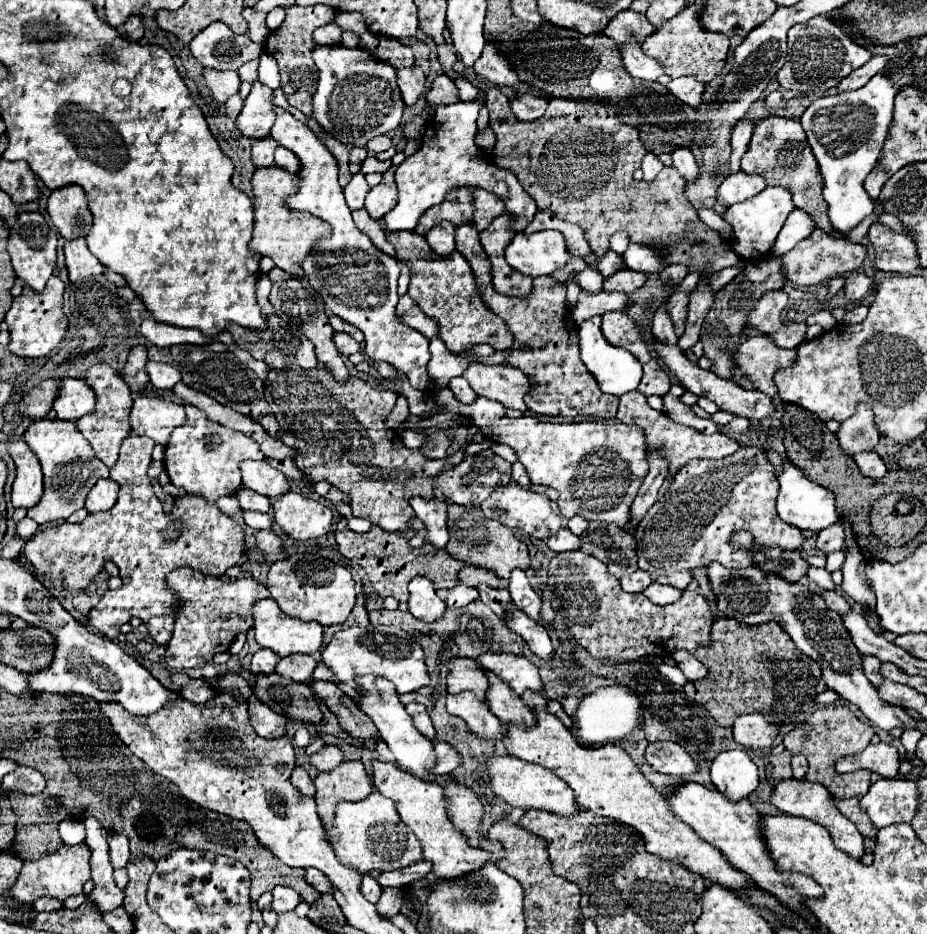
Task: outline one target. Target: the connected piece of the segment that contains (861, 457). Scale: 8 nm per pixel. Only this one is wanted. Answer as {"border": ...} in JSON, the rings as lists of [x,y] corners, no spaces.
{"border":[[[875,451],[855,453],[855,455],[853,455],[853,459],[855,459],[857,467],[861,469],[861,473],[863,473],[863,475],[867,475],[867,477],[881,479],[881,477],[887,473],[883,459],[881,459],[881,457],[879,457]]]}

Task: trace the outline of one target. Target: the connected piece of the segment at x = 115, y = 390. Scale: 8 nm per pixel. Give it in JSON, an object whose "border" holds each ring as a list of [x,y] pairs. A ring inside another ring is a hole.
{"border":[[[105,363],[89,367],[83,373],[83,381],[93,389],[93,393],[97,397],[97,403],[95,403],[95,411],[93,413],[89,413],[89,415],[85,415],[85,417],[81,417],[77,421],[77,429],[91,443],[95,455],[107,467],[113,467],[117,463],[117,457],[119,457],[121,441],[131,433],[131,425],[129,425],[129,409],[131,409],[131,403],[133,403],[131,391],[125,385],[125,381],[121,379],[121,375],[113,367],[109,367]]]}

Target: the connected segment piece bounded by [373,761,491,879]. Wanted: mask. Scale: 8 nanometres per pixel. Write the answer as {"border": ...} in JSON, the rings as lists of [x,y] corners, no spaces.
{"border":[[[373,761],[373,783],[383,797],[395,801],[395,809],[399,817],[421,841],[423,859],[433,863],[435,879],[455,879],[473,873],[475,869],[481,869],[487,861],[491,861],[491,853],[479,847],[471,847],[469,841],[463,837],[463,833],[459,833],[459,829],[451,825],[451,819],[447,817],[447,801],[443,801],[441,785],[423,781],[419,777],[403,773],[393,763],[381,763],[381,761]]]}

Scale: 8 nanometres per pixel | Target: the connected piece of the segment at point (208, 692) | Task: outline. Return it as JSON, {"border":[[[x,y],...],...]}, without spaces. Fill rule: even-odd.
{"border":[[[191,679],[185,687],[181,687],[179,693],[181,697],[185,695],[185,699],[191,703],[207,703],[215,697],[215,689],[209,683],[201,683],[199,679]]]}

